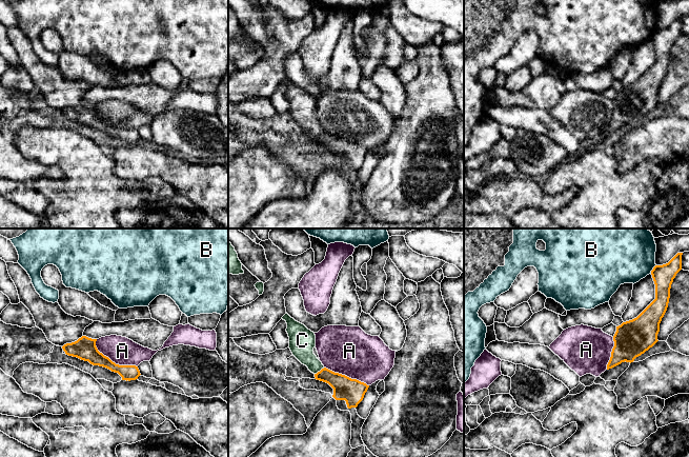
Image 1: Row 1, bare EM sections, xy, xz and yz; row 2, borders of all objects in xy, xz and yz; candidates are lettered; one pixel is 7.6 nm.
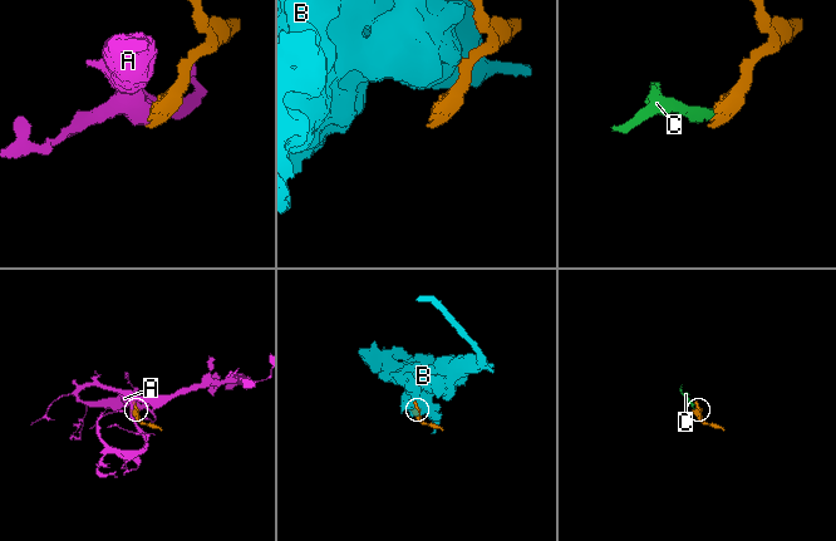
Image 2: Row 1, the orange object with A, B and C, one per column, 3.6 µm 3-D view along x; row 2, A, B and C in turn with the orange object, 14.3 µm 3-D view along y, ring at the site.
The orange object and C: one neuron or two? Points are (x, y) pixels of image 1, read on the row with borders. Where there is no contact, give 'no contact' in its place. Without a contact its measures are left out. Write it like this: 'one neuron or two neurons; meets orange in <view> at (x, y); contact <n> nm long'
one neuron; meets orange in xz at (320, 371); contact 90 nm long

